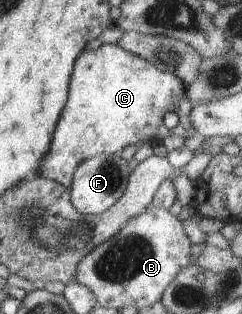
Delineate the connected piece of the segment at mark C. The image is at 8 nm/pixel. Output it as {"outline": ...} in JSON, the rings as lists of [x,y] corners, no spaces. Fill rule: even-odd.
{"outline":[[[103,44],[96,51],[83,51],[75,62],[68,86],[67,103],[54,129],[50,149],[40,161],[38,176],[56,181],[69,189],[76,167],[86,159],[98,155],[120,155],[129,145],[140,147],[144,143],[152,144],[172,135],[180,136],[184,140],[190,139],[195,135],[189,119],[194,106],[186,97],[185,87],[175,74],[160,70],[143,58],[121,49],[117,44]],[[168,112],[175,113],[179,118],[174,129],[168,129],[164,124],[164,116]]]}

